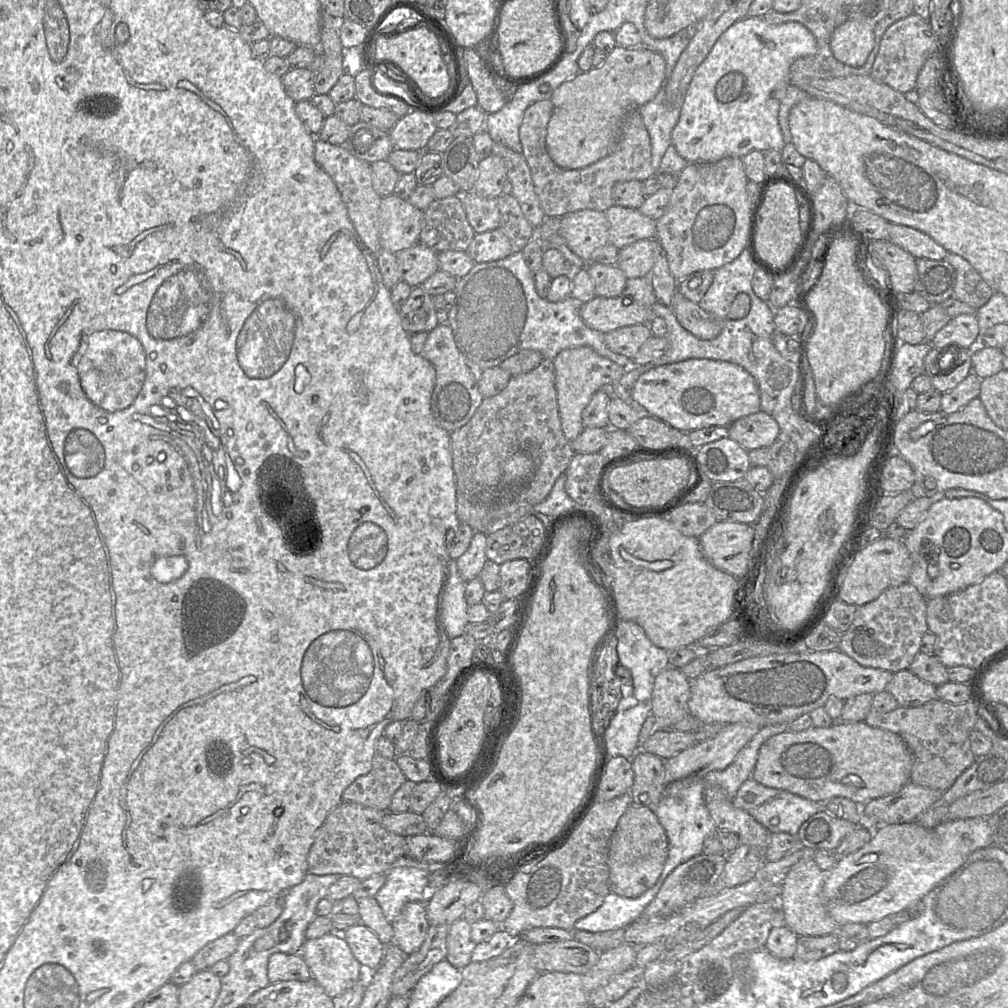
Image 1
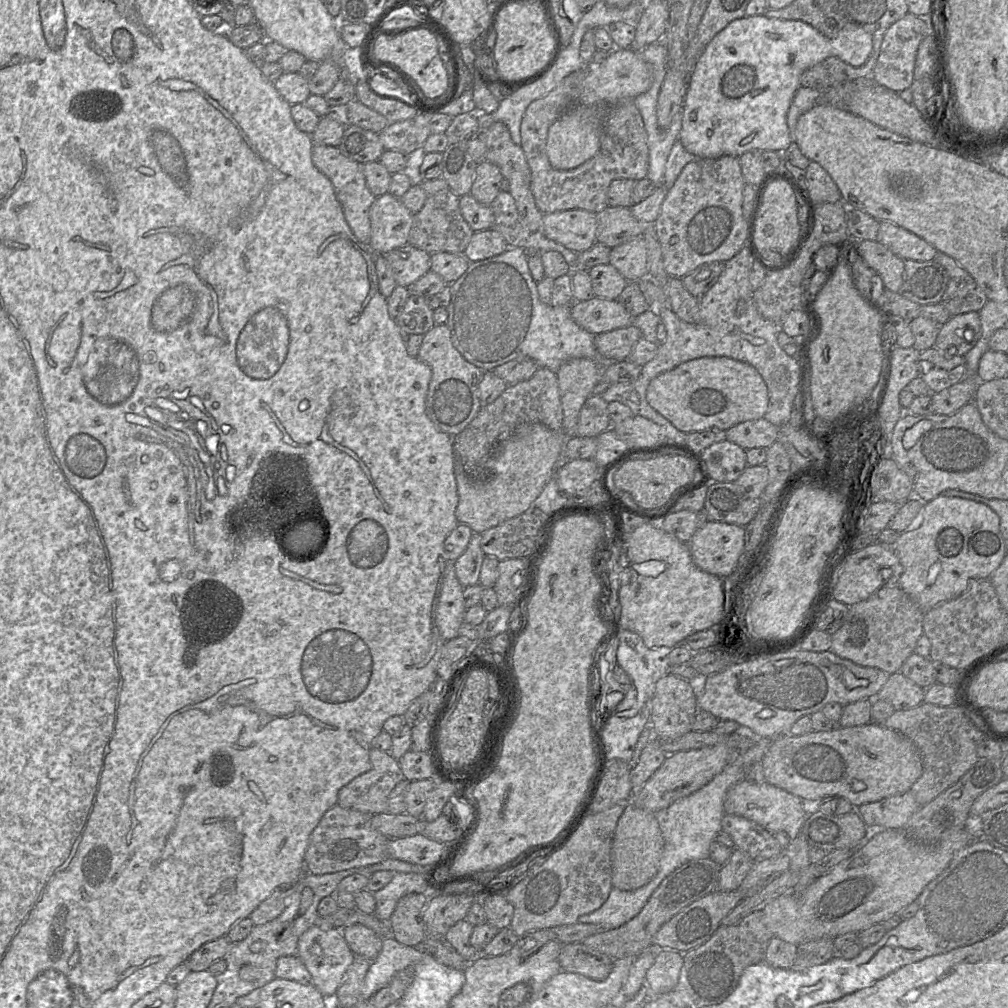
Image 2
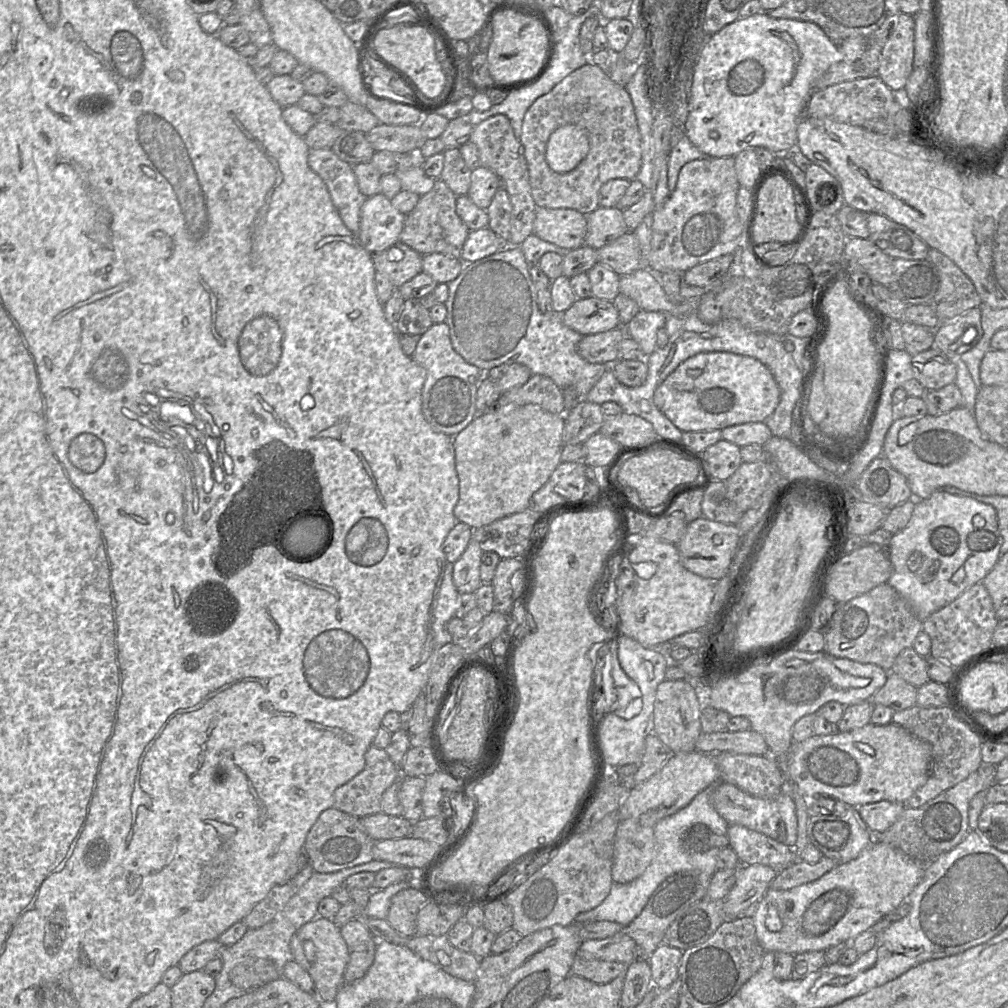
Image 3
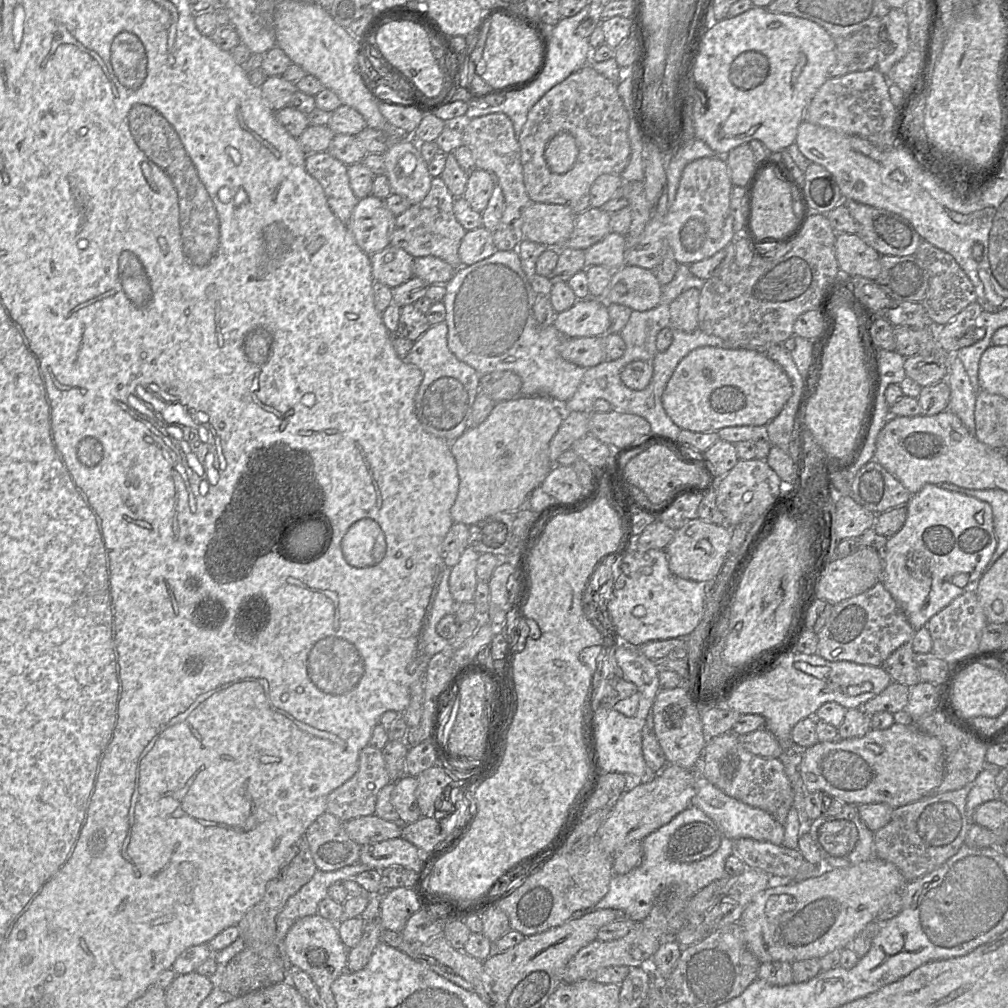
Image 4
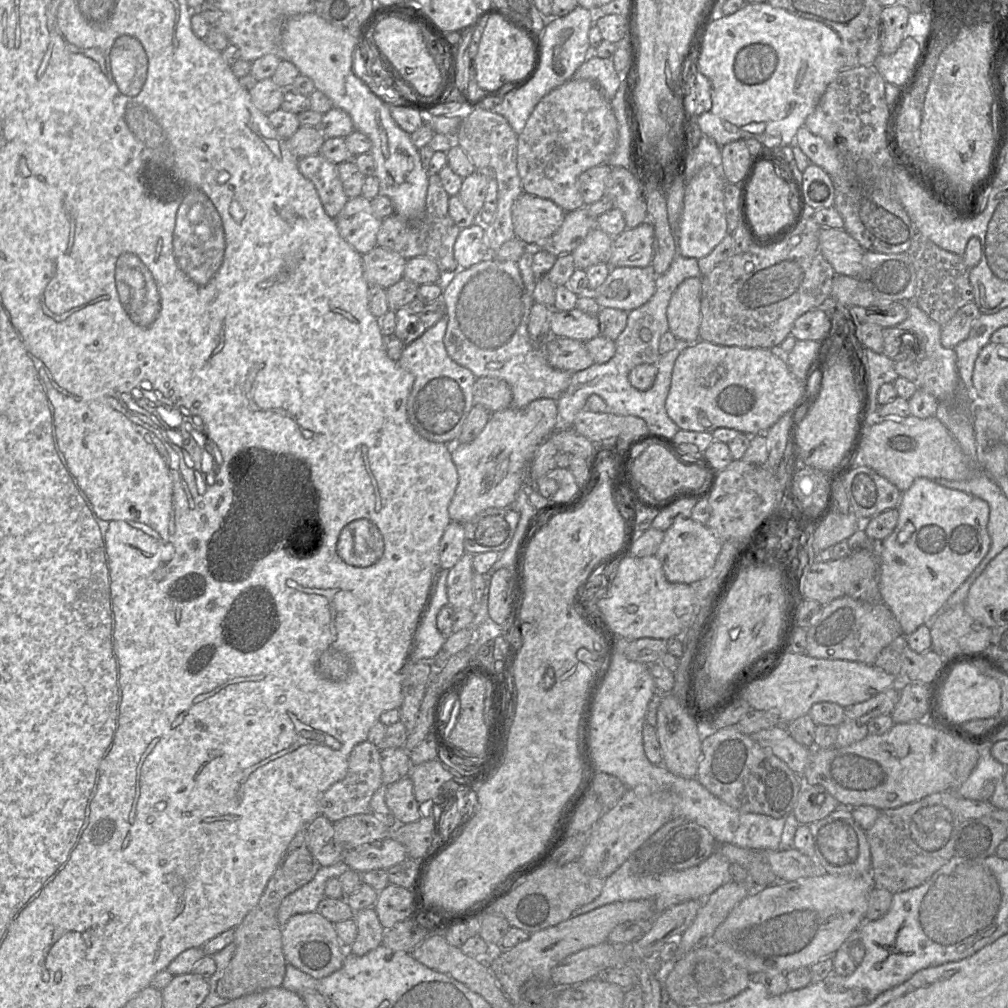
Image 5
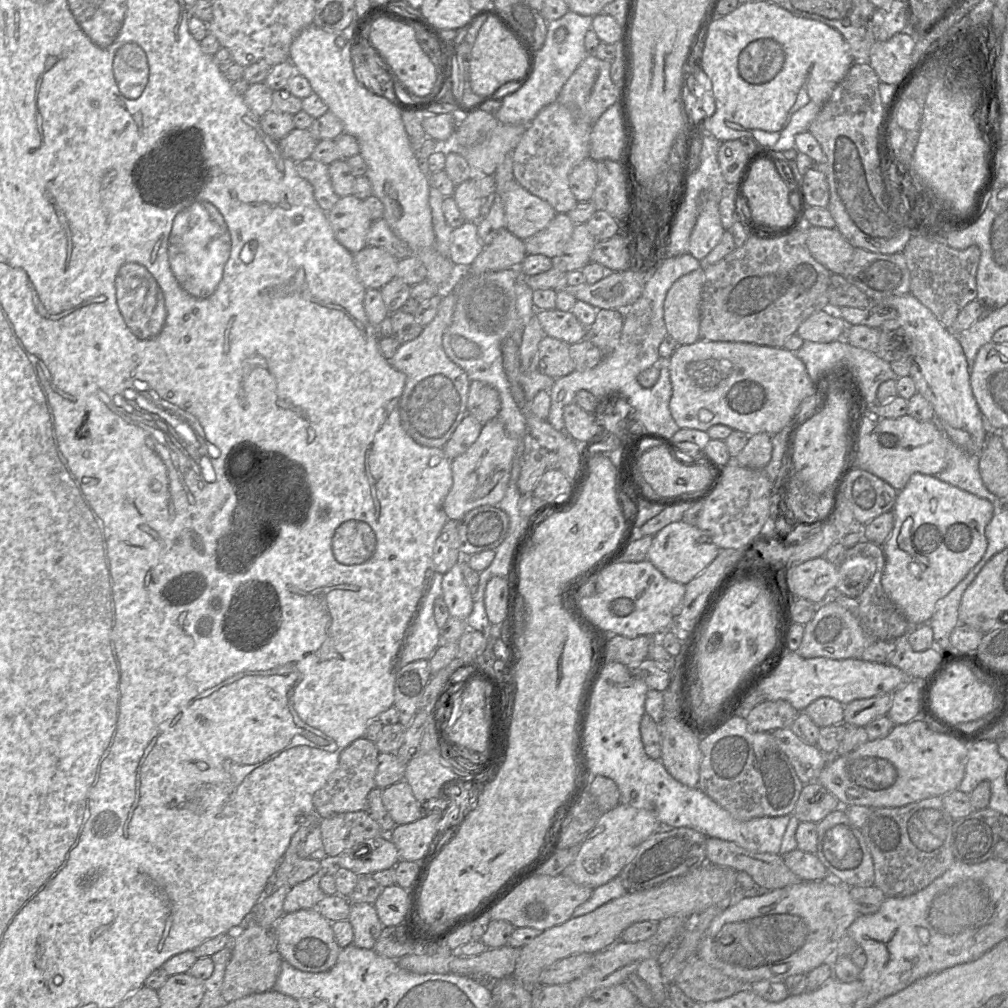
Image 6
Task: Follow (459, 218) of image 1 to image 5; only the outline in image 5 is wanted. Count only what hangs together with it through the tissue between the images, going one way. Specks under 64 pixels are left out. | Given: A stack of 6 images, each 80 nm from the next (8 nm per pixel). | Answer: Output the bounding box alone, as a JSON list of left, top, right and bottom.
[377,174,461,278]

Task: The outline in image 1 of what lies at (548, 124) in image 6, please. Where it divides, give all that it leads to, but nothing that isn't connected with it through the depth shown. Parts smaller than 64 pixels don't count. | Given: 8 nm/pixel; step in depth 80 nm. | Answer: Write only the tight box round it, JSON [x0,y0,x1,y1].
[520,99,655,217]

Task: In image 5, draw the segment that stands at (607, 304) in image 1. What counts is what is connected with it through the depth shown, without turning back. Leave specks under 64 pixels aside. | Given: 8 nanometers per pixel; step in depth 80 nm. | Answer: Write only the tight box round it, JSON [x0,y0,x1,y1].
[549,307,600,342]

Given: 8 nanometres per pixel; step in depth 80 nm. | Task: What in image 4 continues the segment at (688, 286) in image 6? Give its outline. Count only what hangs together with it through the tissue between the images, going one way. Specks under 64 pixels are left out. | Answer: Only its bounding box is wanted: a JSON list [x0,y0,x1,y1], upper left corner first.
[669,288,700,332]

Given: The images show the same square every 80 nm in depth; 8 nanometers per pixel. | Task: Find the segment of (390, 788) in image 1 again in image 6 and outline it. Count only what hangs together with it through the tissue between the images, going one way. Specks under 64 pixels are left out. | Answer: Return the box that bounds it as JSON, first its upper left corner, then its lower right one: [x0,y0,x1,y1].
[313,737,379,819]

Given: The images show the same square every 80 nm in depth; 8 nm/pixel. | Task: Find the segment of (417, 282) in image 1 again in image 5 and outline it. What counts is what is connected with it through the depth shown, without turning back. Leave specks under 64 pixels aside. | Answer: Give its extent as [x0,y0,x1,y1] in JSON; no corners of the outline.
[362,246,406,289]

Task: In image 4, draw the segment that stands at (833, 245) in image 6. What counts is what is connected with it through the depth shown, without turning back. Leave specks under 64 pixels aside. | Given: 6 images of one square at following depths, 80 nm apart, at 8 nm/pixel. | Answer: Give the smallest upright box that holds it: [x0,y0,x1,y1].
[835,233,880,280]

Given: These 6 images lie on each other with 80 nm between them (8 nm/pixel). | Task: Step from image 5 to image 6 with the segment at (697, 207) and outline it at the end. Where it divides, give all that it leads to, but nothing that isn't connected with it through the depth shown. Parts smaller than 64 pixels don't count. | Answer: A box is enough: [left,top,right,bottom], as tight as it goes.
[687,195,724,260]

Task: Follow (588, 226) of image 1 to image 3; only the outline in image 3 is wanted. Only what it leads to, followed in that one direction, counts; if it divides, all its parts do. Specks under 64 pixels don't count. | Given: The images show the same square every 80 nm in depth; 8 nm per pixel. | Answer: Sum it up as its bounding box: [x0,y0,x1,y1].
[533,207,586,250]

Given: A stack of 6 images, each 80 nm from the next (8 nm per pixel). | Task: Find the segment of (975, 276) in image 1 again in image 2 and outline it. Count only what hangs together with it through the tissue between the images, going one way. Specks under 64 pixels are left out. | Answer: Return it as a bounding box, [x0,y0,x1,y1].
[934,251,988,316]

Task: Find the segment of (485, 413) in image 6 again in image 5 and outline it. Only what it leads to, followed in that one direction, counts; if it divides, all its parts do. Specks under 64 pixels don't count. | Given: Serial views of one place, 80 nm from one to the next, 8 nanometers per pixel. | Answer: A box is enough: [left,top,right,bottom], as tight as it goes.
[473,377,512,413]

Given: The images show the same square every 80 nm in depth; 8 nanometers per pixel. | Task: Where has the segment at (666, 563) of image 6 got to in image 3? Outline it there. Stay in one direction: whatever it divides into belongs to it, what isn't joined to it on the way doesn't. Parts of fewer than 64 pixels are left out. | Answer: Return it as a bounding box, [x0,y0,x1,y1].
[676,516,739,578]

